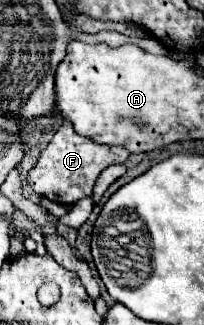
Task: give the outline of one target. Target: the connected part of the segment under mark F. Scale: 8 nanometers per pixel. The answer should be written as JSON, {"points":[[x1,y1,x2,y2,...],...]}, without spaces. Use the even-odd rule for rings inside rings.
{"points":[[63,121,49,145,43,149,35,167,29,171,27,183,37,195,43,195,59,205,75,205,79,199,85,199,93,193,93,185,103,169,113,163,125,163,127,157,129,151,125,147,99,145,83,135,77,135,71,121]]}

